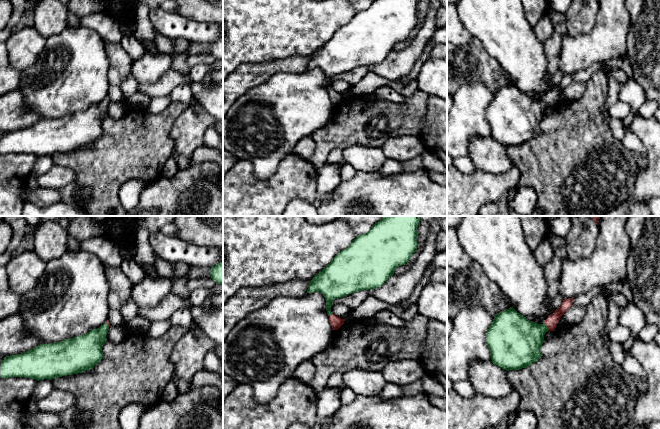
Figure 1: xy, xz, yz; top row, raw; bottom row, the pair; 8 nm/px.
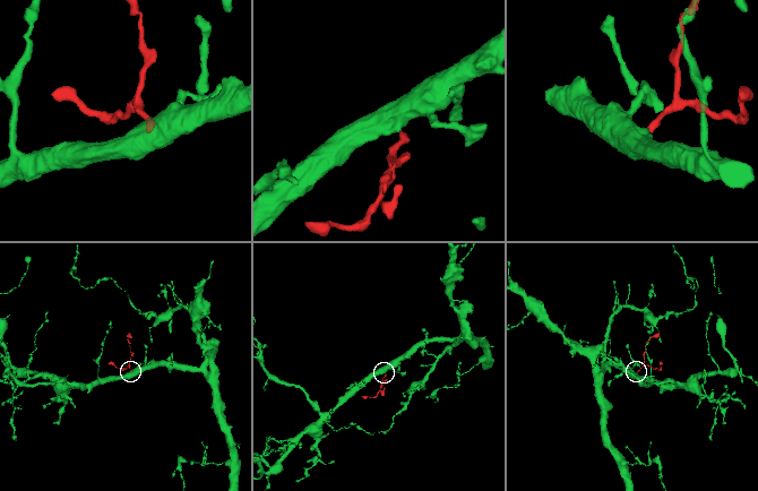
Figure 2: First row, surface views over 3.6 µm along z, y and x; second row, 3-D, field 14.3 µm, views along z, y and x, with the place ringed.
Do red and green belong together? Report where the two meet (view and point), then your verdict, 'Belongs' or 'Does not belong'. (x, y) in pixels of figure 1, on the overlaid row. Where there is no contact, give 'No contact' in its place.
Touches red at yz (547, 326). Belongs

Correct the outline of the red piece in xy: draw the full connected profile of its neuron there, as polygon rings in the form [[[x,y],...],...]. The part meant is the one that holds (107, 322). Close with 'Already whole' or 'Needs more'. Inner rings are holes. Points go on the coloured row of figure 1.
[[[109,321],[97,329],[92,329],[84,335],[65,339],[51,344],[40,344],[24,353],[6,356],[0,363],[0,378],[26,377],[37,381],[54,379],[67,375],[78,374],[94,368],[104,354],[102,347],[106,342],[106,335],[111,327]]]. Needs more

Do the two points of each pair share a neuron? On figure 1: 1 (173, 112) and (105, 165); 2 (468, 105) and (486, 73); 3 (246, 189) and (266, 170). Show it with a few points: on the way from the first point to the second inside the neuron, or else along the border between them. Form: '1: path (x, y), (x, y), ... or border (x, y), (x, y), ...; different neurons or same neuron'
1: path (156, 128), (136, 147), (122, 153); same neuron
2: border (458, 88), (470, 82), (481, 82), (493, 92); different neurons
3: border (243, 160), (259, 179), (278, 169); different neurons

